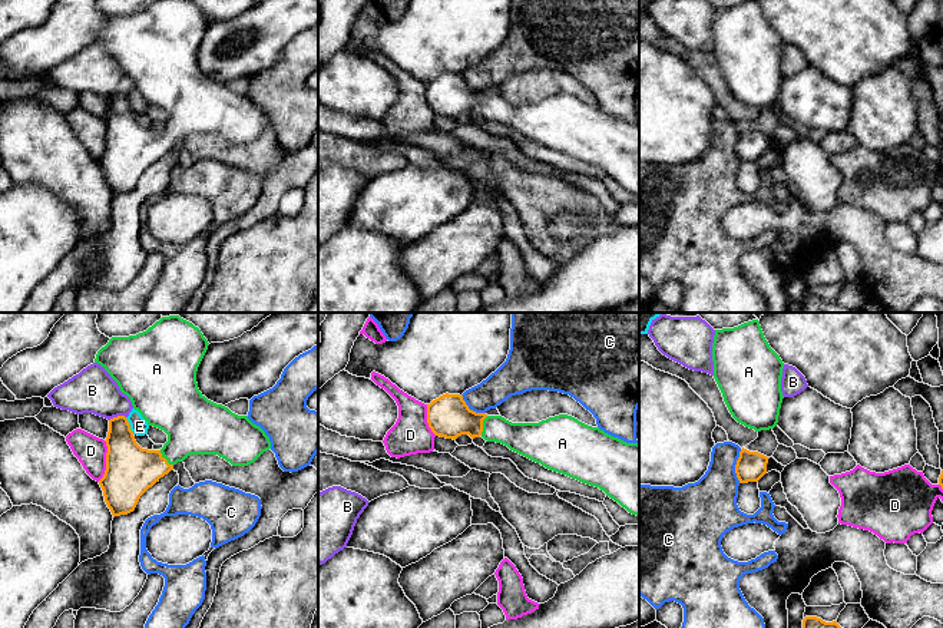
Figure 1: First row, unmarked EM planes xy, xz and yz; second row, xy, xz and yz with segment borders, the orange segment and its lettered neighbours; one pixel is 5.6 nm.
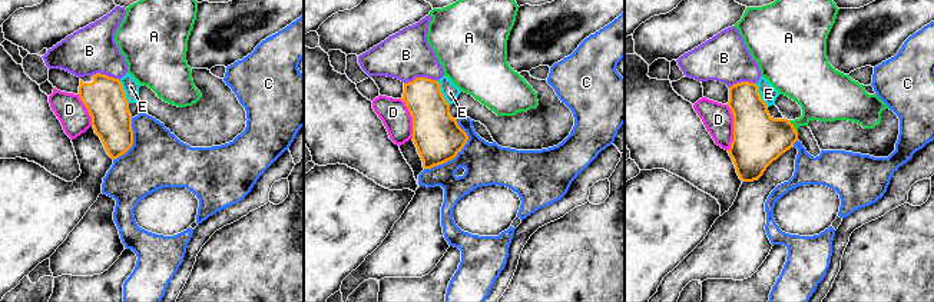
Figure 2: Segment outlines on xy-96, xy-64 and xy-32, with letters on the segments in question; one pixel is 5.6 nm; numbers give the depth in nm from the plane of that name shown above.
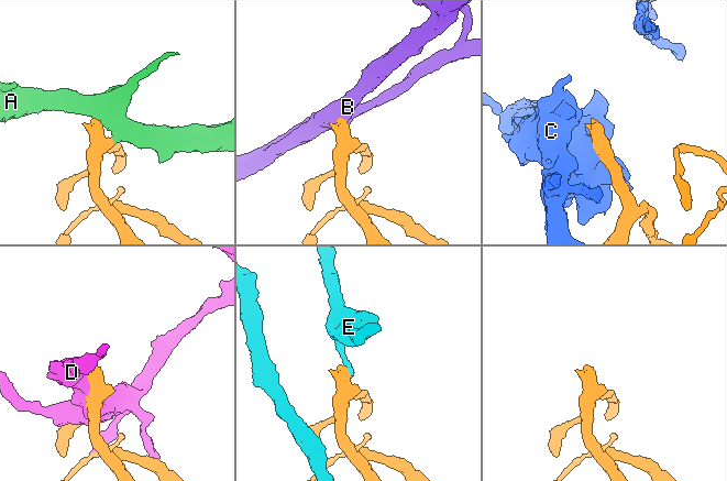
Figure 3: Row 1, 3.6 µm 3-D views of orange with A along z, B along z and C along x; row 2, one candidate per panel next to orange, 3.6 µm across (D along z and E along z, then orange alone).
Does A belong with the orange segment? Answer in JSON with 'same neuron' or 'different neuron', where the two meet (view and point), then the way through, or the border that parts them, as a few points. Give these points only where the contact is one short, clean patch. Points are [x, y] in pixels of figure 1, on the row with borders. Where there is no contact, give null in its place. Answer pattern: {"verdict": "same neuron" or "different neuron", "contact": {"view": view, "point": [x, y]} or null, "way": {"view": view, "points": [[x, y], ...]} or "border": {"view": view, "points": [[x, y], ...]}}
{"verdict": "same neuron", "contact": {"view": "xz", "point": [482, 426]}, "way": {"view": "xz", "points": [[449, 416], [482, 426], [495, 427], [522, 438]]}}

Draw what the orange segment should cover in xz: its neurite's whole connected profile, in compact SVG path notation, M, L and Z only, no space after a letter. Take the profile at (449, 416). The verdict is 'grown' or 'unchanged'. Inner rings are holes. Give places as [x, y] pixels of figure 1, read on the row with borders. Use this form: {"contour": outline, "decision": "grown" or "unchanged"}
{"contour": "M443 394L427 404L427 423L436 436L483 437L566 475L599 487L639 516L639 444L626 443L599 427L559 414L539 423L512 423L469 409L463 396Z", "decision": "grown"}

